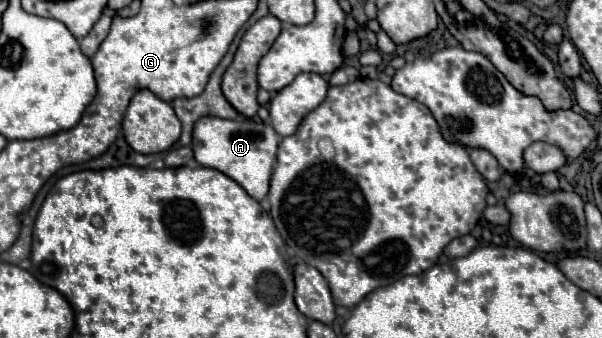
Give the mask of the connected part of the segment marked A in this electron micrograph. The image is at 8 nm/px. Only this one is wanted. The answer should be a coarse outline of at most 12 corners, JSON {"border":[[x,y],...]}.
{"border":[[255,118],[197,120],[195,160],[255,200],[269,192],[279,134]]}

